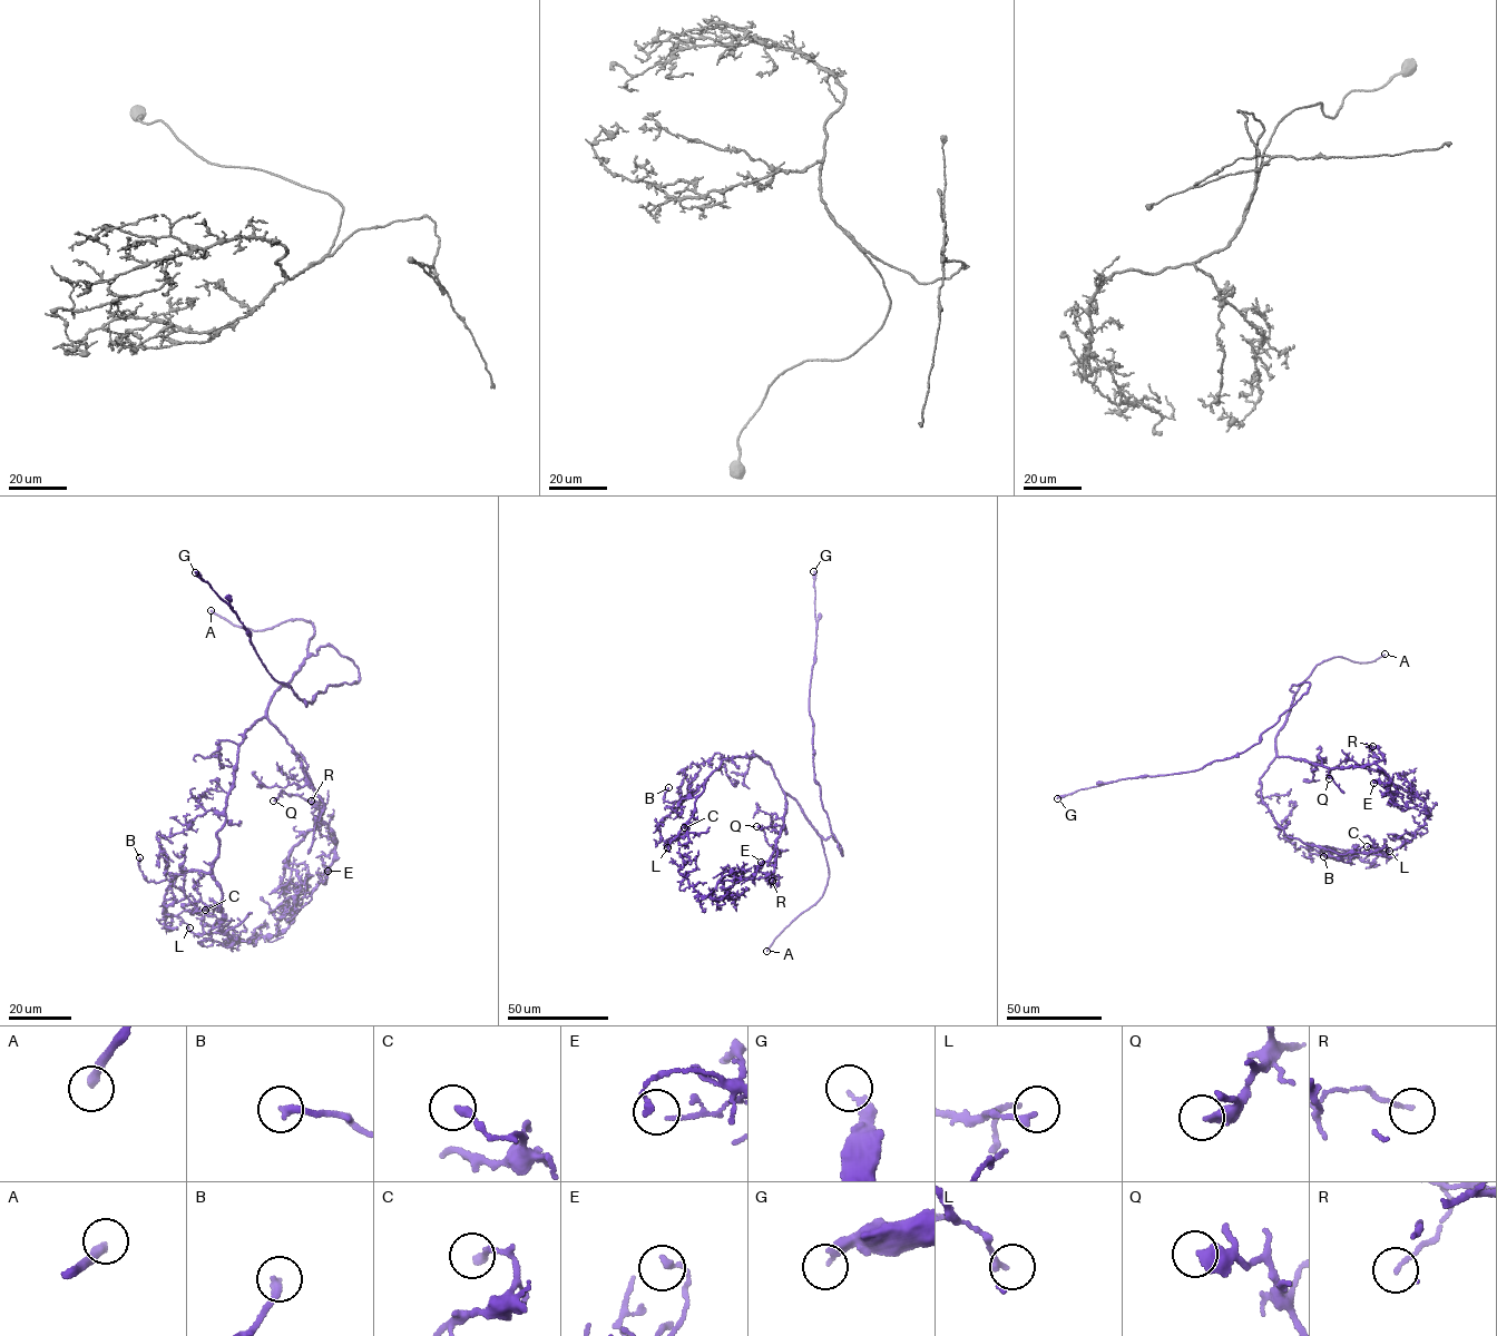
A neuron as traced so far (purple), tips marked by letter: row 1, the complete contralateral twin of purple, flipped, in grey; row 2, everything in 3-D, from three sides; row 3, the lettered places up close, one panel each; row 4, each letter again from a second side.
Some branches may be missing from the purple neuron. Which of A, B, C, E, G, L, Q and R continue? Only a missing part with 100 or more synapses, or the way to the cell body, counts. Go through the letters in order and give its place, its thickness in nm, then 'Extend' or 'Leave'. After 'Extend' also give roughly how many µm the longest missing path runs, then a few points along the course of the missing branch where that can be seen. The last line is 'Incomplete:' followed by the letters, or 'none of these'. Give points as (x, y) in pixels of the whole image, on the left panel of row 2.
A: Place: (211, 610). Thickness 280 nm. Extend. Missing length about 60 µm. Course of what is missing: (211, 610), (93, 529)
B: Place: (139, 857). Thickness 260 nm. Leave
C: Place: (205, 910). Thickness 240 nm. Leave
E: Place: (328, 871). Thickness 200 nm. Leave
G: Place: (195, 572). Thickness 240 nm. Leave
L: Place: (189, 927). Thickness 170 nm. Leave
Q: Place: (273, 801). Thickness 440 nm. Leave
R: Place: (311, 801). Thickness 110 nm. Leave
Incomplete: A

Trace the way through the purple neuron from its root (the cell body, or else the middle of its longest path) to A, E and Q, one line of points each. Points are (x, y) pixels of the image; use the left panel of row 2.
A: (315, 655), (309, 655), (307, 649), (314, 634), (312, 622), (289, 620), (253, 630), (211, 610)
E: (315, 655), (275, 691), (267, 716), (323, 801), (321, 819), (338, 843), (322, 880), (328, 871)
Q: (315, 655), (275, 691), (267, 716), (323, 801), (323, 823), (318, 807), (305, 798), (284, 792), (273, 801)

